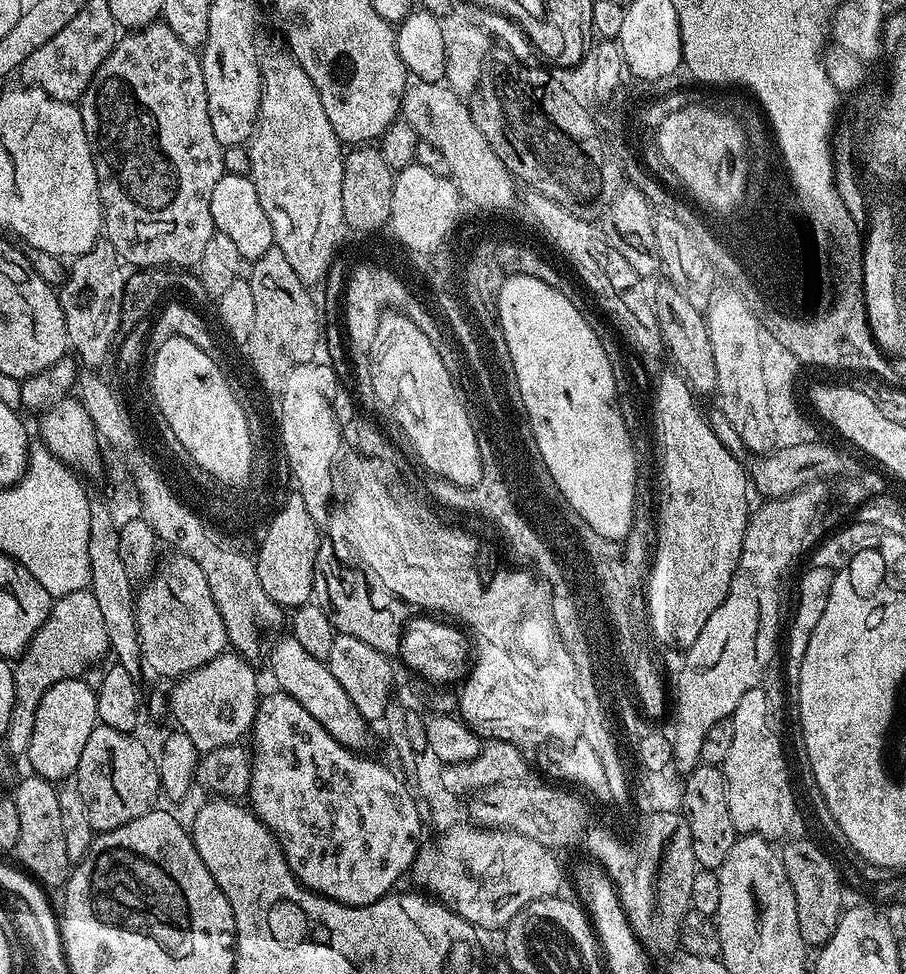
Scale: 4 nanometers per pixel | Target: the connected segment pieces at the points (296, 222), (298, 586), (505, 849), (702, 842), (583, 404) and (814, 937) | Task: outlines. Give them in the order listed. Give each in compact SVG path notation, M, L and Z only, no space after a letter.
M283 47L276 48L273 52L268 52L259 57L260 61L260 113L256 119L256 130L252 134L248 149L248 167L254 182L254 190L258 190L258 202L262 202L262 210L266 210L266 218L270 218L272 227L272 238L275 247L279 248L282 254L286 254L286 262L294 266L294 274L302 278L302 282L309 286L315 286L320 279L328 272L328 267L332 264L332 259L336 256L336 247L340 244L340 239L346 233L344 215L342 214L342 170L344 169L345 149L342 141L336 137L334 130L330 126L330 118L326 118L326 110L322 110L322 98L318 98L318 90L314 90L314 82L302 70L302 66L294 59L291 52Z
M296 494L292 503L281 513L279 520L266 530L259 541L260 553L255 553L258 582L262 582L262 590L270 594L273 602L285 610L295 610L313 599L312 584L318 579L316 555L322 543L321 529L310 518L310 510Z
M472 822L456 823L438 836L417 852L410 876L429 897L457 912L477 930L507 929L518 910L561 891L557 853L530 837L503 828L479 827Z
M699 763L683 777L684 802L682 815L688 819L687 835L696 839L696 859L701 869L719 870L724 864L730 846L738 838L734 818L730 818L730 802L726 790L723 767Z
M508 279L504 284L501 297L502 334L508 335L510 345L510 358L516 360L516 373L518 373L518 386L524 391L526 401L526 414L532 415L534 438L539 438L542 458L548 464L550 474L558 481L559 488L564 488L566 498L579 510L583 520L596 528L599 533L620 536L623 528L628 528L628 488L620 488L620 474L628 474L628 456L638 456L637 449L632 445L632 436L620 417L618 399L616 396L614 374L609 371L606 351L600 348L590 325L585 324L583 317L563 299L559 291L551 291L545 286L536 285L531 279Z
M789 839L789 844L782 848L782 855L786 866L786 878L790 878L794 902L798 906L798 930L805 945L822 946L834 934L834 930L840 924L840 917L846 911L844 884L840 881L841 869L837 861L815 839L807 839Z

